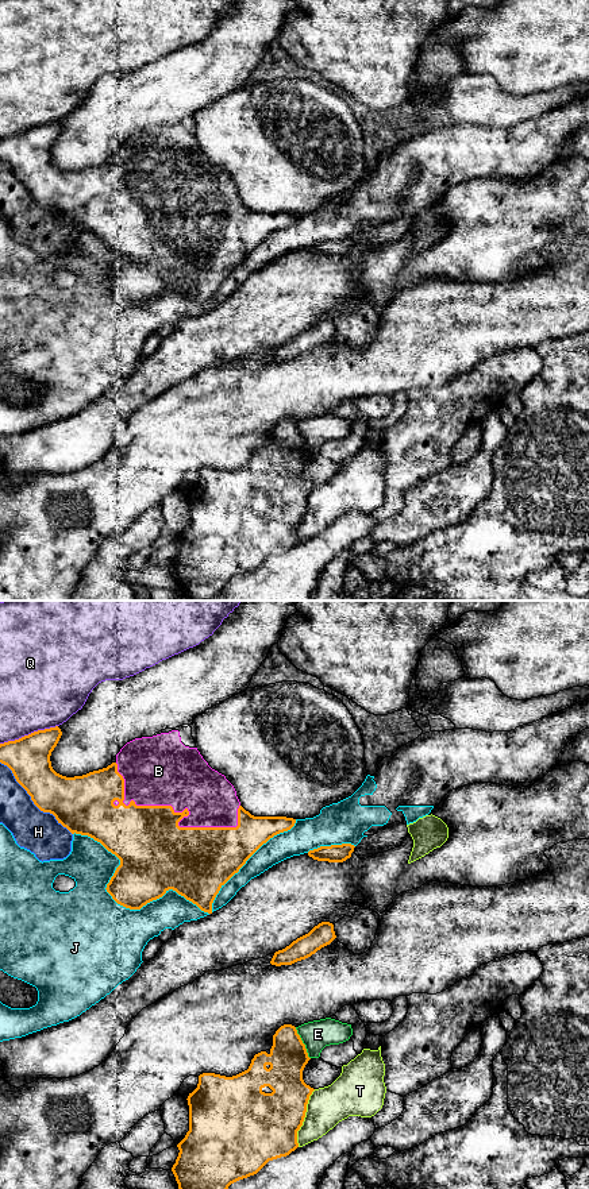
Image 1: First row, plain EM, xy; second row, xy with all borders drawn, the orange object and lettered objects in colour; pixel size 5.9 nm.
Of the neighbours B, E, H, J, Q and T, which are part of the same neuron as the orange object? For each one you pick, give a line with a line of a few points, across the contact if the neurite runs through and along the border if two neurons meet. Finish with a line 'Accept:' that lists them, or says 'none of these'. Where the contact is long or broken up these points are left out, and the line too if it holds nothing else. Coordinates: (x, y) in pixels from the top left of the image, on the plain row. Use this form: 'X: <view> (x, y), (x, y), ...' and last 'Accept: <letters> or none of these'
Accept: B

